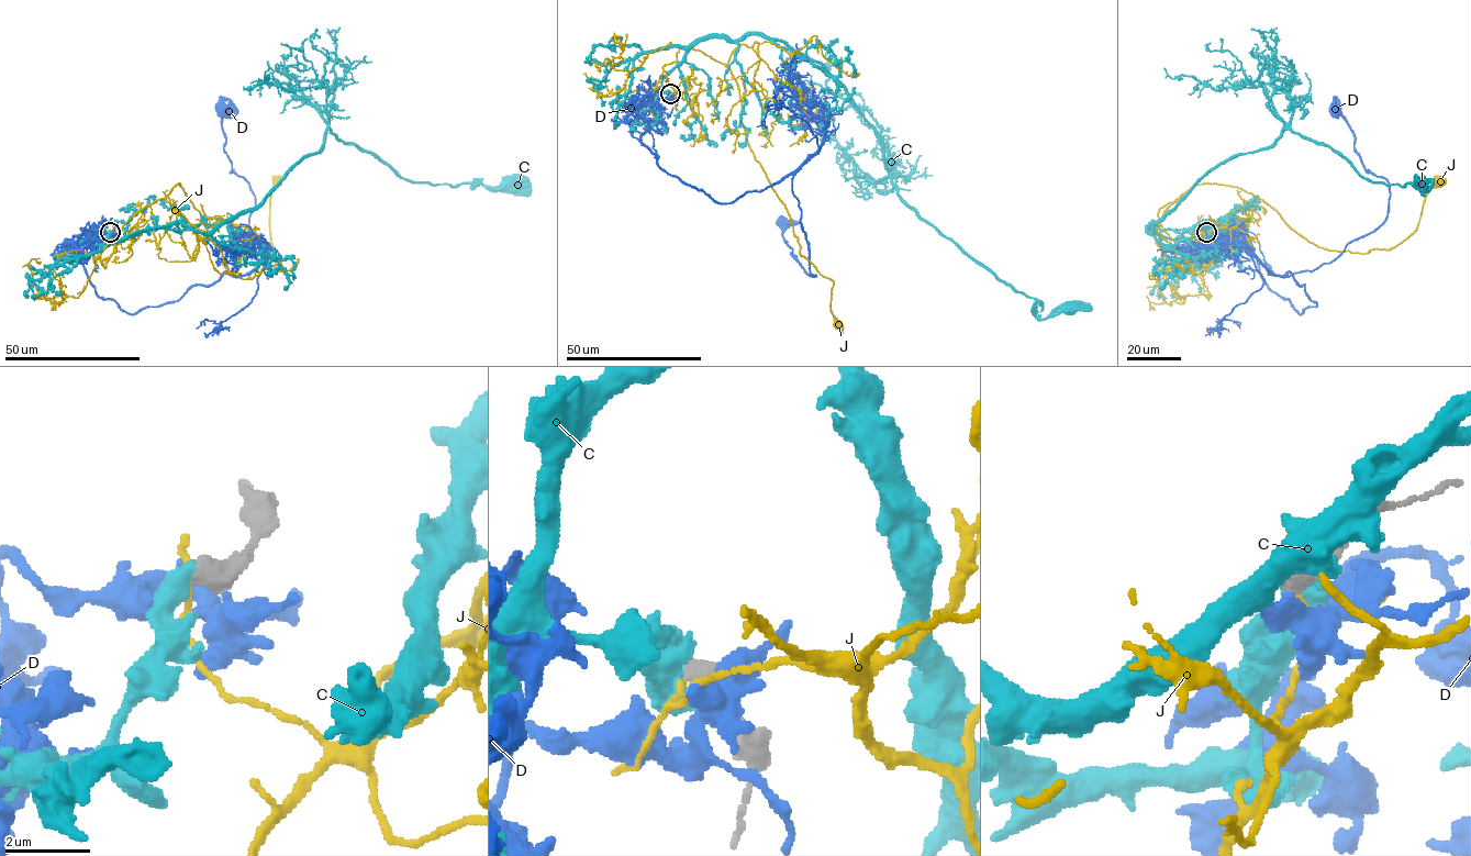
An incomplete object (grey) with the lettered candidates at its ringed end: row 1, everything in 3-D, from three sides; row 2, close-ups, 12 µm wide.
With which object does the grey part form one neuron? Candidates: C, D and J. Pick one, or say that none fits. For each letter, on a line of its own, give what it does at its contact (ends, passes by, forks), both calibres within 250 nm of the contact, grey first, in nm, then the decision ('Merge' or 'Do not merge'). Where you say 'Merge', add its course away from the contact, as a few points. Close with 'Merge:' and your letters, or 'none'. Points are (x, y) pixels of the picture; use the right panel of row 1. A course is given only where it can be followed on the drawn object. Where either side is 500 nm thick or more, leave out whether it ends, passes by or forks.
C: Thickness 650 nm (grey) against 600 nm. Do not merge
D: Thickness 650 nm (grey) against 440 nm. Do not merge
J: Thickness 600 nm (grey) against 180 nm. Do not merge
Merge: none

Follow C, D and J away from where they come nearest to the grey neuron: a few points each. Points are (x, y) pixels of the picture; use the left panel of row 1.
C: (111, 231), (100, 244), (174, 223), (215, 231), (319, 151), (329, 129), (411, 180), (508, 184)
D: (111, 232), (84, 231), (79, 254), (95, 292), (130, 313), (233, 276), (254, 195), (231, 170), (220, 110)
J: (109, 232), (119, 244), (106, 268), (122, 228), (180, 184), (224, 247), (268, 248), (277, 182)

